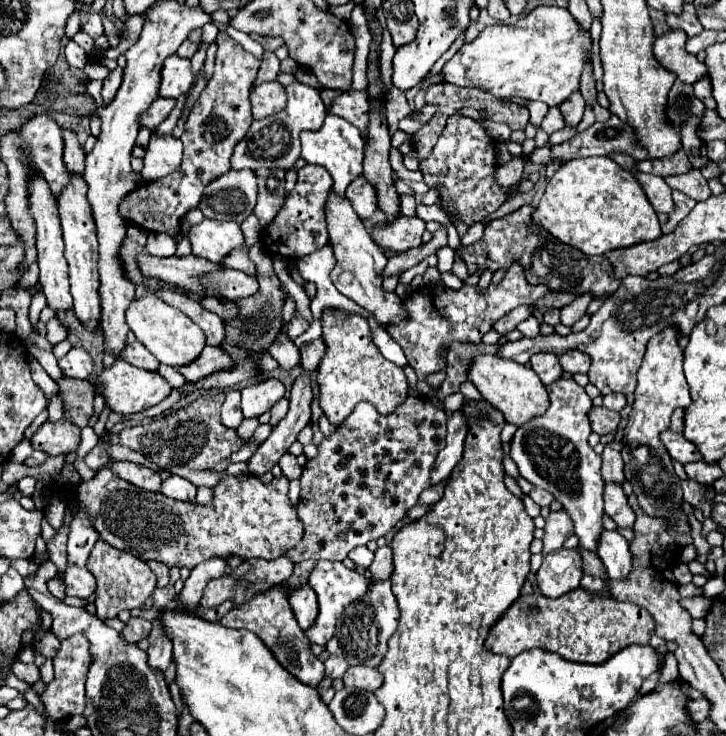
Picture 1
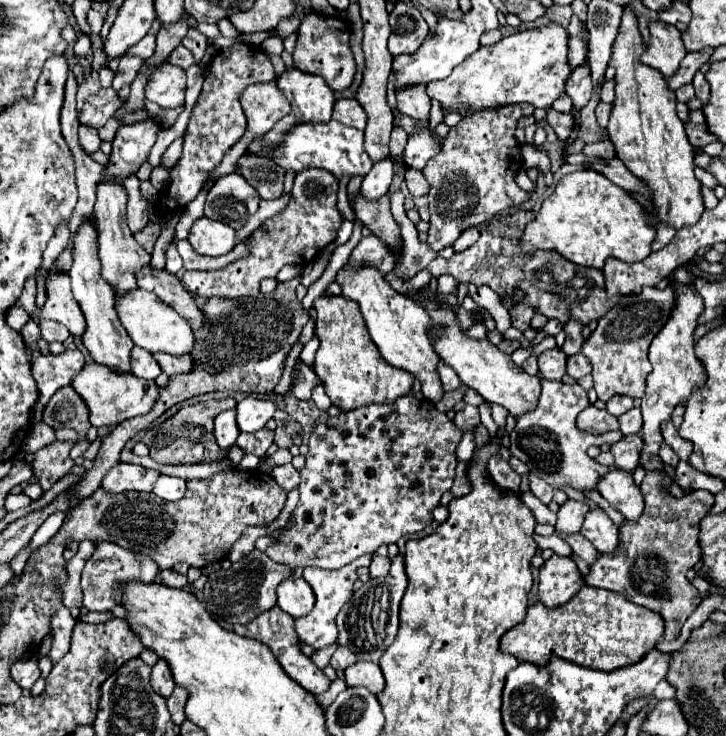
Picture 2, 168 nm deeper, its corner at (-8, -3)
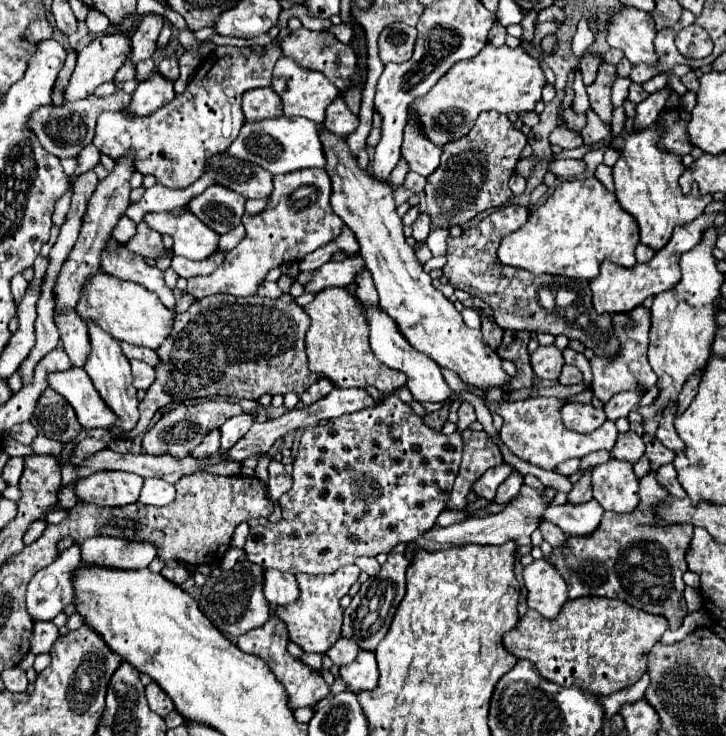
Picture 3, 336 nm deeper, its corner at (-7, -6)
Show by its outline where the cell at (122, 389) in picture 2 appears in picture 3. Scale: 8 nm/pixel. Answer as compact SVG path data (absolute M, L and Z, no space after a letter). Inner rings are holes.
M83 368L53 372L47 376L47 384L73 406L83 428L107 428L113 424L113 412L105 408Z

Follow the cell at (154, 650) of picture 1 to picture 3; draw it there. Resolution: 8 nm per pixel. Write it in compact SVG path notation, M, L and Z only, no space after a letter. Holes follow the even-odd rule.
M149 684L145 688L145 696L149 702L149 708L153 708L153 712L157 712L159 716L167 716L171 710L175 710L173 702L169 700L169 696L165 696L165 692L161 692L161 688L157 688L157 684Z

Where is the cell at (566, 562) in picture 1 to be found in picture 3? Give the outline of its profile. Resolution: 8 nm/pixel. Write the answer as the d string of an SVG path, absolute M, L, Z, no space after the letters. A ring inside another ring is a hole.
M541 558L525 566L523 580L527 588L527 606L545 618L555 618L567 602L567 586L561 574Z

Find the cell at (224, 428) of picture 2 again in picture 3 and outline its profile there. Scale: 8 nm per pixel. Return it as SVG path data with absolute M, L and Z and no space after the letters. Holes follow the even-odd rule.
M219 430L209 432L209 436L203 438L203 442L191 452L191 456L197 458L197 460L203 460L203 458L213 456L217 452L217 440L219 440Z

